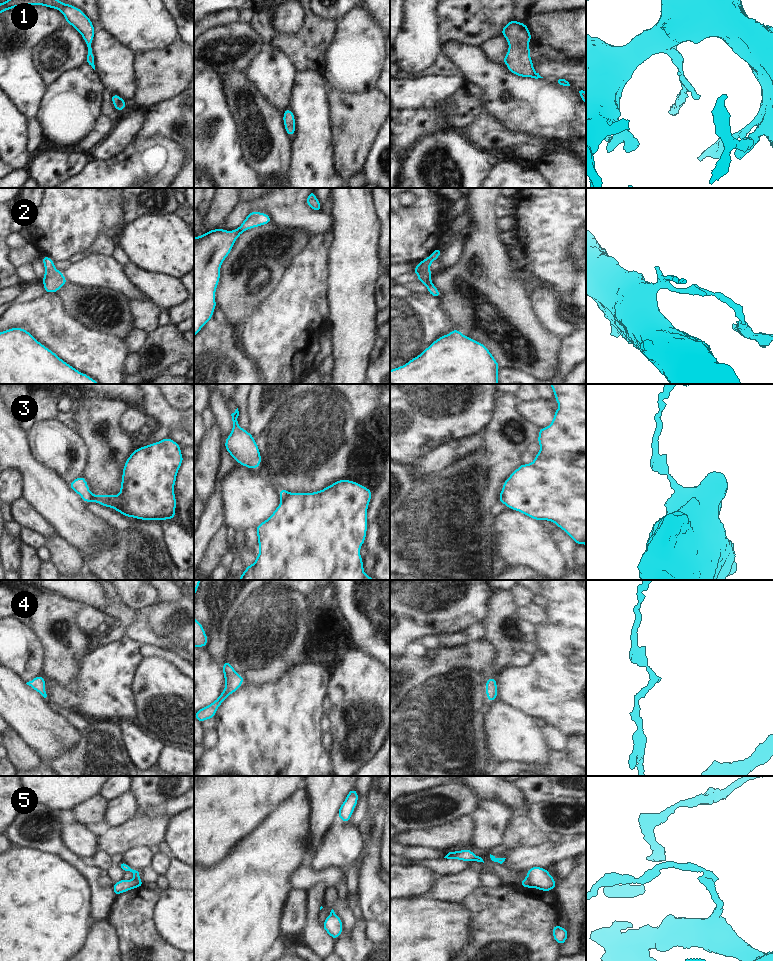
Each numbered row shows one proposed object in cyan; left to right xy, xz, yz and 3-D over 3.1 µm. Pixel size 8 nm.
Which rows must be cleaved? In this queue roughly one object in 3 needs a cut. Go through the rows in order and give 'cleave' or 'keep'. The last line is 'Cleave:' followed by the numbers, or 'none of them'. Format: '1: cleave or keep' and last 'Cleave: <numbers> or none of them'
1: keep
2: keep
3: cleave
4: keep
5: cleave
Cleave: 3, 5

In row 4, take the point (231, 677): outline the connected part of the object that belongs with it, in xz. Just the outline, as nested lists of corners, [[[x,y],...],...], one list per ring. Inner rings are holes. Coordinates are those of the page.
[[[229,661],[224,662],[222,671],[224,673],[224,681],[226,686],[224,687],[223,692],[213,703],[199,709],[196,713],[194,713],[197,721],[200,723],[203,723],[206,719],[214,719],[219,706],[229,695],[237,691],[244,683],[243,676],[236,672]]]

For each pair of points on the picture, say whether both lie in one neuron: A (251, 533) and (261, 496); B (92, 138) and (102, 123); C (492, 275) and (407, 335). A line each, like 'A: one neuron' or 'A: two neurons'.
A: two neurons
B: one neuron
C: two neurons

